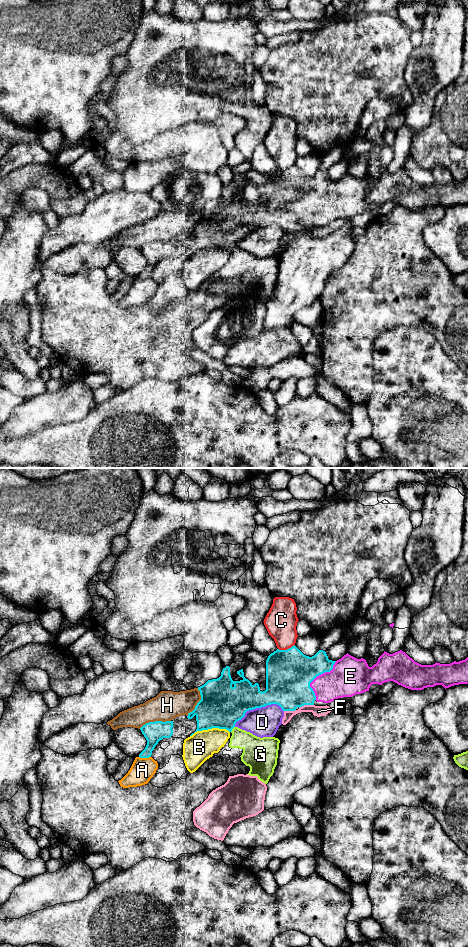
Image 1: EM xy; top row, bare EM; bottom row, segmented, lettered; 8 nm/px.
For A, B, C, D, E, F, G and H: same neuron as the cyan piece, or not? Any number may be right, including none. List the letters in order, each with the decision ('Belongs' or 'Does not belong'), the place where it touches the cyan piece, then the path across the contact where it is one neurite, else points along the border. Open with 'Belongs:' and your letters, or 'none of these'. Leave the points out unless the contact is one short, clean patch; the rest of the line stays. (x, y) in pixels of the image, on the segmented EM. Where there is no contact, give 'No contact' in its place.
Belongs: E
A: Does not belong. Touches cyan at xy (145, 757)
B: Does not belong. Touches cyan at xy (209, 728)
C: Does not belong. Touches cyan at xy (287, 649)
D: Does not belong. Touches cyan at xy (257, 707)
E: Belongs. Touches cyan at xy (316, 676). Path across: xy (289, 673), (316, 676), (347, 678)
F: Does not belong. Touches cyan at xy (306, 704). Boundary: xy (313, 704), (304, 704), (299, 708)
G: Does not belong. Touches cyan at xy (232, 728)
H: Does not belong. Touches cyan at xy (155, 721)

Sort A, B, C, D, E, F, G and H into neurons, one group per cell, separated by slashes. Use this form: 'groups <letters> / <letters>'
groups A / B / C / D / E / F / G H

